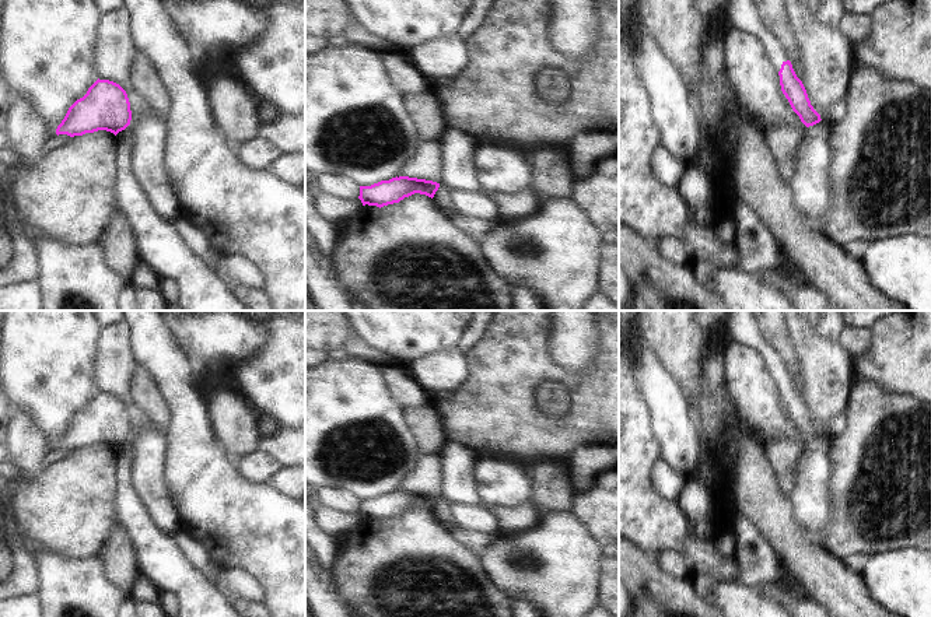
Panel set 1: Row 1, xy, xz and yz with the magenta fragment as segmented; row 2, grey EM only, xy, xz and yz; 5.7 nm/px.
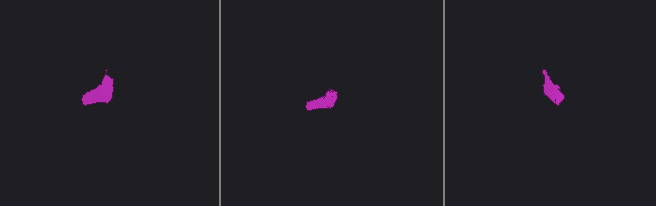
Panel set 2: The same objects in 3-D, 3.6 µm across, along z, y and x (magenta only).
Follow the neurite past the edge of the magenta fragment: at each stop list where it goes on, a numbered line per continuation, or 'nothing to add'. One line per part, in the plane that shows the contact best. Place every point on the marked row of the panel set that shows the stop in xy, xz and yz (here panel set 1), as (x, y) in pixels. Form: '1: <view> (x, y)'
1: yz (742, 14)

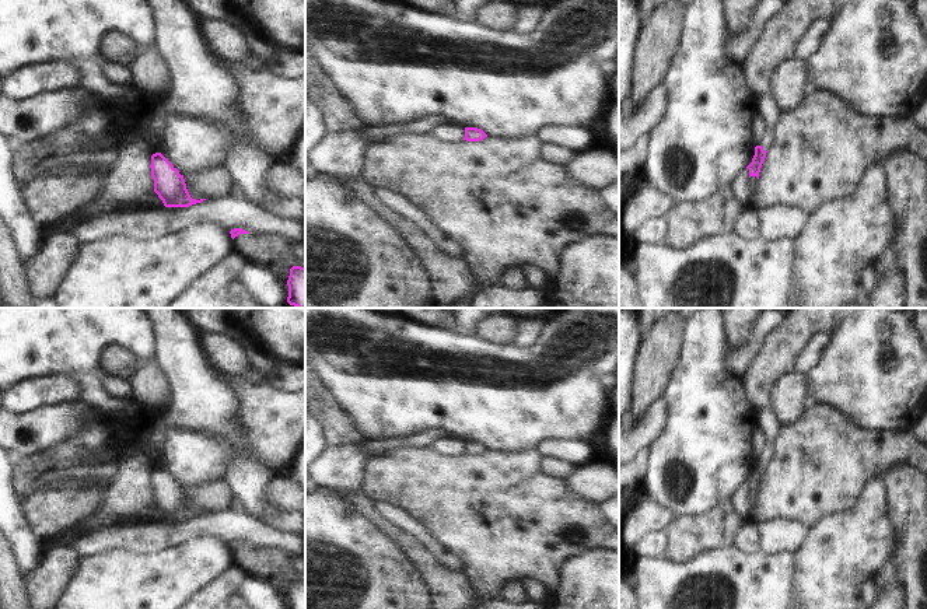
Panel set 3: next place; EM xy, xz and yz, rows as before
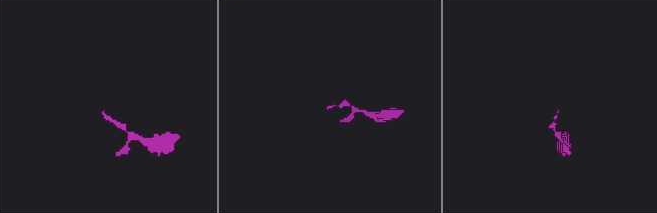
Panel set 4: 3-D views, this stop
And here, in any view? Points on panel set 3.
1: yz (765, 137)

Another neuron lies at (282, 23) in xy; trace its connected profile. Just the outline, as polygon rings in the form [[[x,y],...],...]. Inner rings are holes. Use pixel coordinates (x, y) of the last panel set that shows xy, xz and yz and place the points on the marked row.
[[[227,0],[227,6],[279,50],[305,53],[305,0]]]

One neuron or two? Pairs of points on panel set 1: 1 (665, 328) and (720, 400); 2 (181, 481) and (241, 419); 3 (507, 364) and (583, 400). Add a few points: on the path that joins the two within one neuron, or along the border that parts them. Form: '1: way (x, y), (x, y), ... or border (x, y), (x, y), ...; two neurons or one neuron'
1: way (683, 349), (690, 384), (699, 393); one neuron
2: border (207, 412), (212, 420), (213, 435), (226, 451); two neurons
3: way (527, 364), (536, 364), (560, 374), (567, 381); one neuron

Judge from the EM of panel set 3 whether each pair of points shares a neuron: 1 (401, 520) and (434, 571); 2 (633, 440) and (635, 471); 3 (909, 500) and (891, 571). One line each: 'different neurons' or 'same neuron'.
1: different neurons
2: different neurons
3: different neurons

